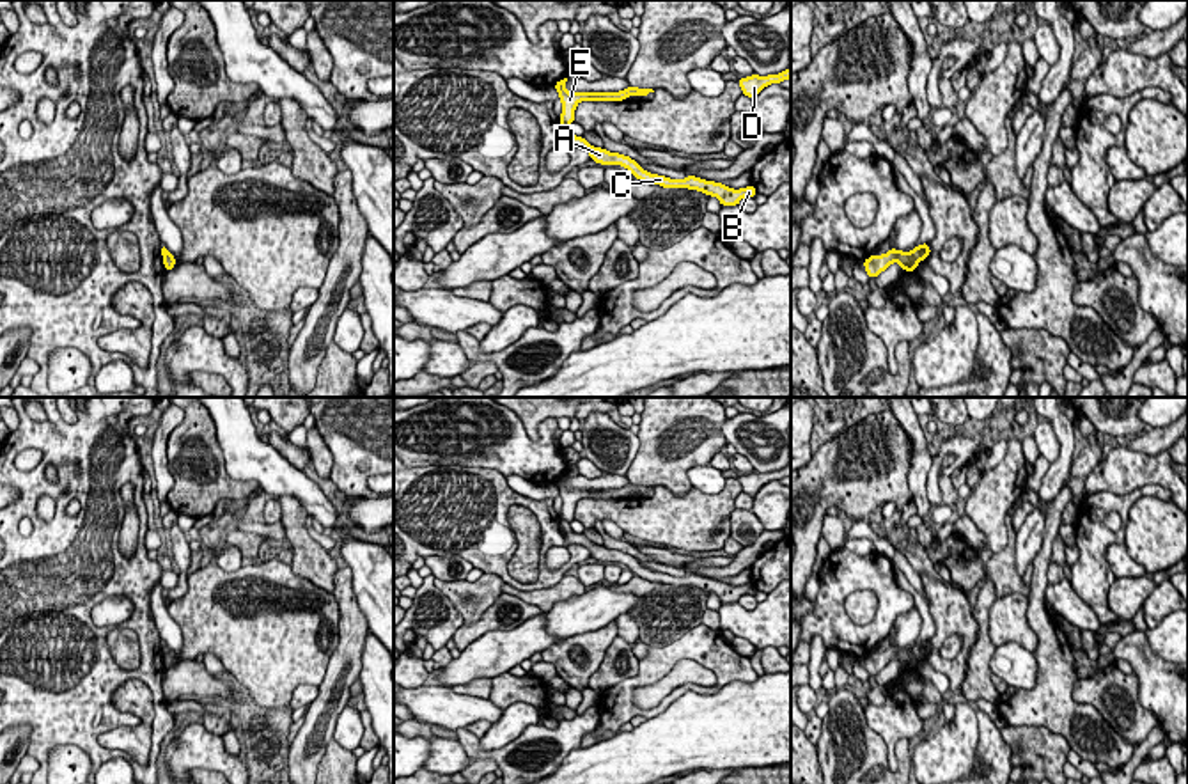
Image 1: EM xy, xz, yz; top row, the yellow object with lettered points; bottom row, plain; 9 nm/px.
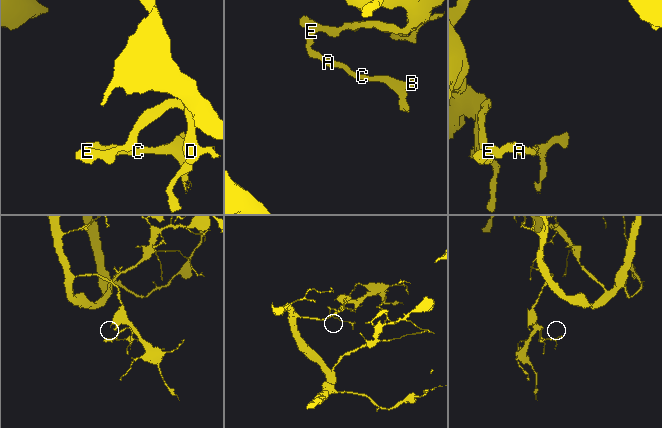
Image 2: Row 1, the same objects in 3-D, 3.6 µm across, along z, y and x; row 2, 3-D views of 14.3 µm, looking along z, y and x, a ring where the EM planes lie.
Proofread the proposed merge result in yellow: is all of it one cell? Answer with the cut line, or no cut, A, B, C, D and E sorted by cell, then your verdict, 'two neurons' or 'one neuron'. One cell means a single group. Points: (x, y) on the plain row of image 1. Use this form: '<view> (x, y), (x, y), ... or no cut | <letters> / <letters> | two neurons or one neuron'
yz (910, 650), (917, 660) | A B C / D E | two neurons

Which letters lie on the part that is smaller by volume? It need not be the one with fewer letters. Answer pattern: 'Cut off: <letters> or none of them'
Cut off: A, B, C

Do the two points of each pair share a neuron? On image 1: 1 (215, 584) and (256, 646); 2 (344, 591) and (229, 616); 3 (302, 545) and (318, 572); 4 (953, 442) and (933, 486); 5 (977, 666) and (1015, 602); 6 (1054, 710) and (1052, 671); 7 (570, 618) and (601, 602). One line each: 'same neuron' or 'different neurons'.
1: same neuron
2: different neurons
3: same neuron
4: same neuron
5: different neurons
6: same neuron
7: same neuron

